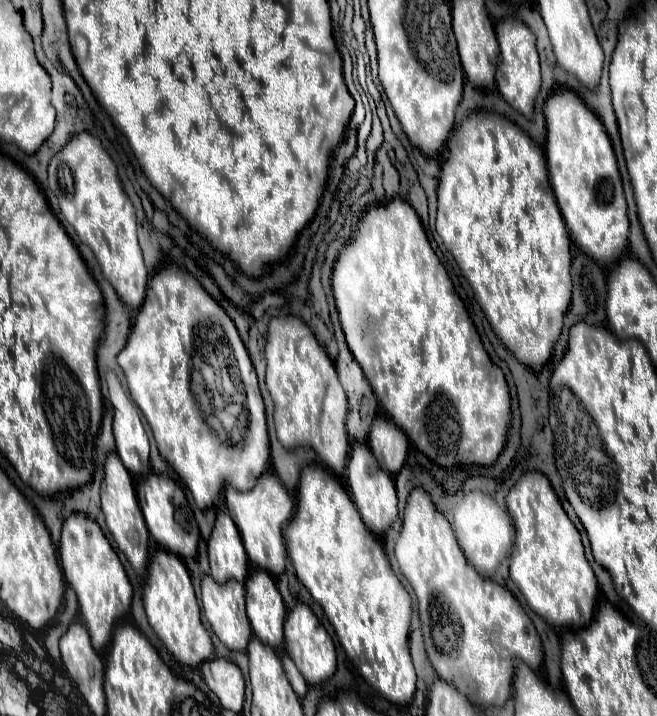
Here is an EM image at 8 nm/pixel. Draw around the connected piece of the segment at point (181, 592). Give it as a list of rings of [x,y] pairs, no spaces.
[[[160,550],[152,556],[148,566],[148,578],[144,586],[144,608],[150,626],[164,642],[166,650],[186,666],[200,666],[202,662],[214,656],[214,648],[210,636],[200,620],[200,608],[196,602],[196,594],[188,576],[186,566],[178,556],[172,556],[166,550]]]

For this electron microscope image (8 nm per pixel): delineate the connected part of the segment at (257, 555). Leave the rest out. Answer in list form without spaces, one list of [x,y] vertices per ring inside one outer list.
[[[266,472],[260,478],[260,484],[256,484],[256,488],[248,492],[226,488],[224,496],[226,496],[226,508],[240,530],[240,536],[242,536],[242,542],[244,542],[244,548],[248,552],[252,566],[272,576],[280,576],[286,564],[286,542],[282,534],[282,526],[286,528],[286,524],[292,520],[294,502],[290,494],[286,492],[286,488],[282,486],[282,482],[278,480],[278,476],[272,472]]]

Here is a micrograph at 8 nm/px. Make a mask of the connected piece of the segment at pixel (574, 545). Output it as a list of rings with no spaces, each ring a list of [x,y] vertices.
[[[526,472],[508,492],[506,506],[516,528],[510,580],[518,586],[528,606],[554,628],[590,624],[598,596],[596,576],[584,556],[580,532],[568,520],[548,478],[540,472]]]

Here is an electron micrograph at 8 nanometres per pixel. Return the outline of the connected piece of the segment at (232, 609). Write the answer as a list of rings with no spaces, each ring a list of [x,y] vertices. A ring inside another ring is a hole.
[[[202,576],[202,608],[214,634],[228,650],[246,650],[252,630],[244,610],[244,586],[240,582],[216,584],[212,576]]]

